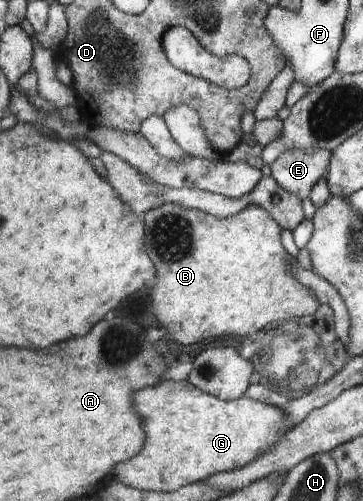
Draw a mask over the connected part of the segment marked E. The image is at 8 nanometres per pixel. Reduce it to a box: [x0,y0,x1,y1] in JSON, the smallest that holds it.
[269,149,331,199]

